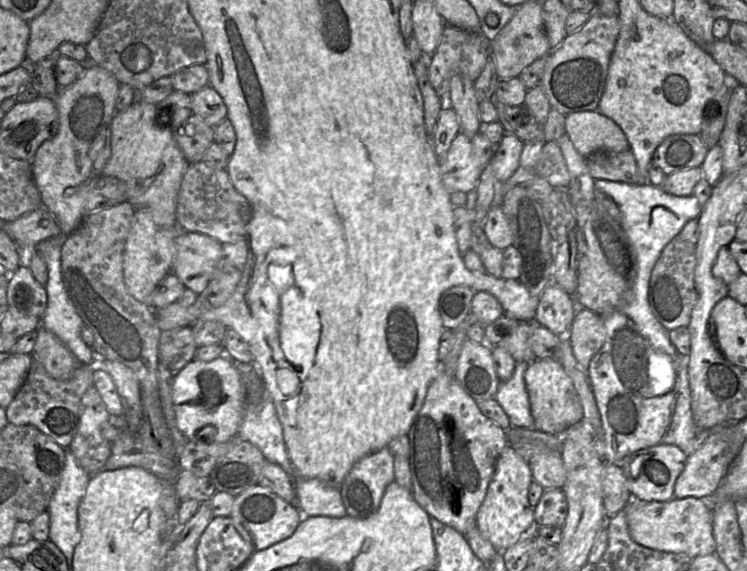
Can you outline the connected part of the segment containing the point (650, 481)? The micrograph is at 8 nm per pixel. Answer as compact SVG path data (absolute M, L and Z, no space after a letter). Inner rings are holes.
M660 444L634 452L620 465L632 497L641 501L666 502L674 498L674 485L683 471L688 454L671 444Z

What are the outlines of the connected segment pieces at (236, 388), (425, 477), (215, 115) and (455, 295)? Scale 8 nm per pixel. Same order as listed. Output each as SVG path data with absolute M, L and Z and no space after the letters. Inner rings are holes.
M220 356L209 362L193 359L173 376L171 390L177 426L188 440L224 443L238 437L247 391L239 371L228 357Z
M441 364L440 372L430 383L424 403L406 436L409 440L408 462L414 500L430 517L466 536L476 525L476 514L485 499L497 459L508 445L505 430L481 413L477 402L443 370Z
M207 86L193 94L192 111L206 124L216 127L227 119L227 107L221 95L211 86Z
M467 286L445 290L438 300L438 311L446 329L456 329L471 313L475 291Z

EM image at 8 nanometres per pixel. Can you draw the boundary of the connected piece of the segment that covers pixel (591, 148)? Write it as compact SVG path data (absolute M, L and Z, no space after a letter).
M598 110L566 115L565 128L572 144L583 157L596 151L619 153L630 149L622 129Z

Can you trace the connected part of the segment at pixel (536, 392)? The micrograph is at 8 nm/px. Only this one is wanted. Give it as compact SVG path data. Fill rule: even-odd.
M536 359L530 363L524 378L536 430L563 435L568 428L583 422L584 410L573 381L556 359Z

